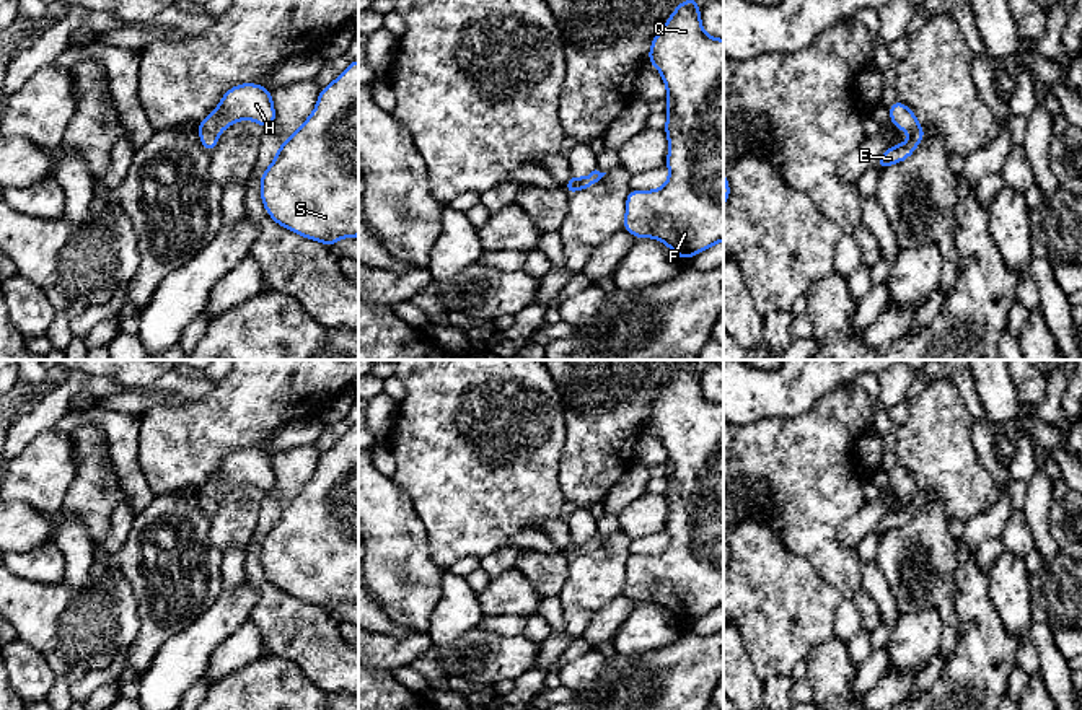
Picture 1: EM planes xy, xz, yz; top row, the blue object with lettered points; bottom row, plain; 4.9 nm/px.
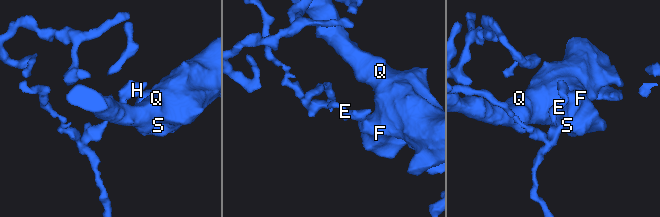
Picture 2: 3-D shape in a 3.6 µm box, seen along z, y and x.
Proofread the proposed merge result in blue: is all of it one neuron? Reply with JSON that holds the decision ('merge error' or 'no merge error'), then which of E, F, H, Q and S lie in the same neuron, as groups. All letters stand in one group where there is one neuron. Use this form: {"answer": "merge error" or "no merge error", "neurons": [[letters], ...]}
{"answer": "merge error", "neurons": [["E"], ["F", "H", "Q", "S"]]}

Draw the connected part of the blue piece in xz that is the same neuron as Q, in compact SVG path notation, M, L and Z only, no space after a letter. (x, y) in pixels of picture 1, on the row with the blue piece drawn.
M684 0L653 36L645 62L657 67L666 85L670 178L657 191L627 192L622 230L662 241L686 262L724 241L724 39L707 36L697 0Z

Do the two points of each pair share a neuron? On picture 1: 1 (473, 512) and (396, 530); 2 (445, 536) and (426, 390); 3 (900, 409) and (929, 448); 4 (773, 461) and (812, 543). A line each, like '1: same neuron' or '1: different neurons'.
1: different neurons
2: same neuron
3: different neurons
4: same neuron

